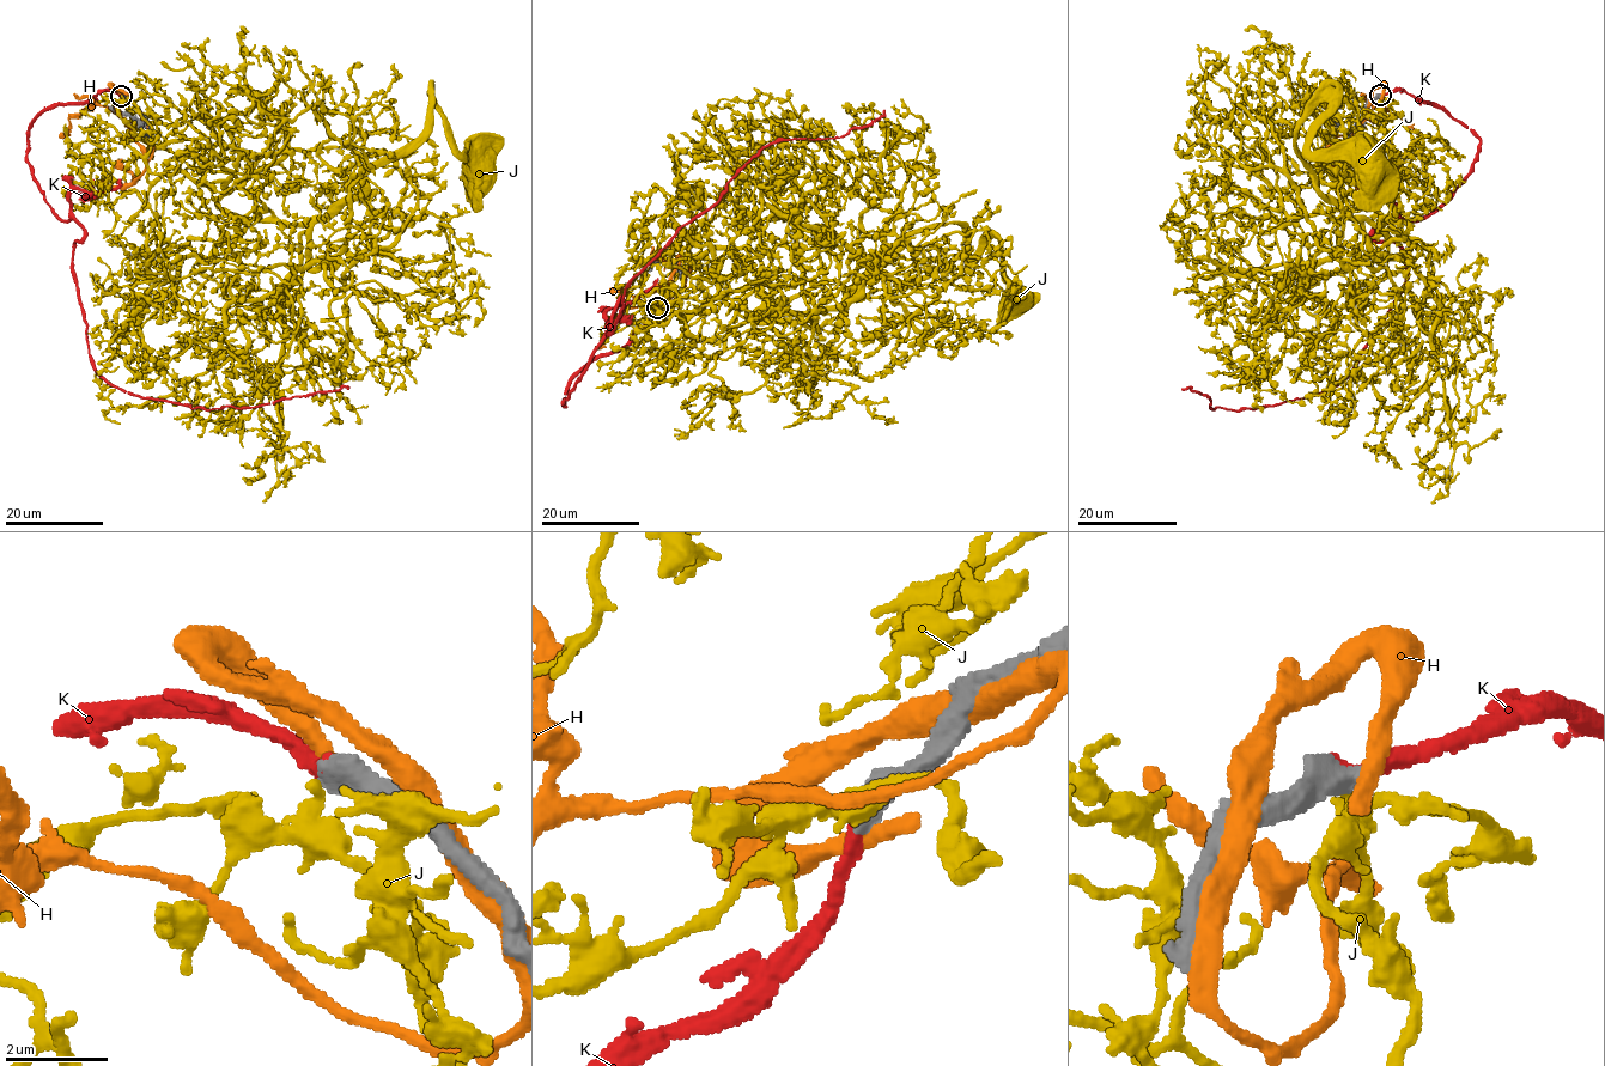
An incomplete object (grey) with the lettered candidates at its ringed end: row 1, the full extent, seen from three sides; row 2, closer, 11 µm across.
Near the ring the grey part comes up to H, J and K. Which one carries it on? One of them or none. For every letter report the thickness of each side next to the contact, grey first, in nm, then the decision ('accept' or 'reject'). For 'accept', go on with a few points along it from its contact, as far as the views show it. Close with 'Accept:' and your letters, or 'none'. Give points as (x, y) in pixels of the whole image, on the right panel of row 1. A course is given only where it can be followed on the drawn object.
H: 480 nm thick on the grey side, 320 nm on the other; reject
J: 550 nm thick on the grey side, 240 nm on the other; reject
K: 600 nm thick on the grey side, 280 nm on the other; accept; it runs (1380, 96), (1442, 107), (1478, 159), (1448, 199), (1374, 231), (1405, 282), (1355, 367), (1253, 409), (1181, 389)
Accept: K

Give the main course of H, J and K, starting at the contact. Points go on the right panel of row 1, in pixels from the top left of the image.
H: (1382, 96), (1381, 85), (1373, 92), (1367, 117), (1336, 157), (1333, 166), (1343, 176), (1360, 182), (1400, 166)
J: (1380, 97), (1387, 144), (1350, 176), (1380, 223), (1320, 193), (1296, 134), (1326, 101), (1309, 150), (1368, 170)
K: (1380, 96), (1442, 107), (1478, 159), (1448, 199), (1374, 231), (1405, 282), (1355, 367), (1253, 409), (1181, 389)

